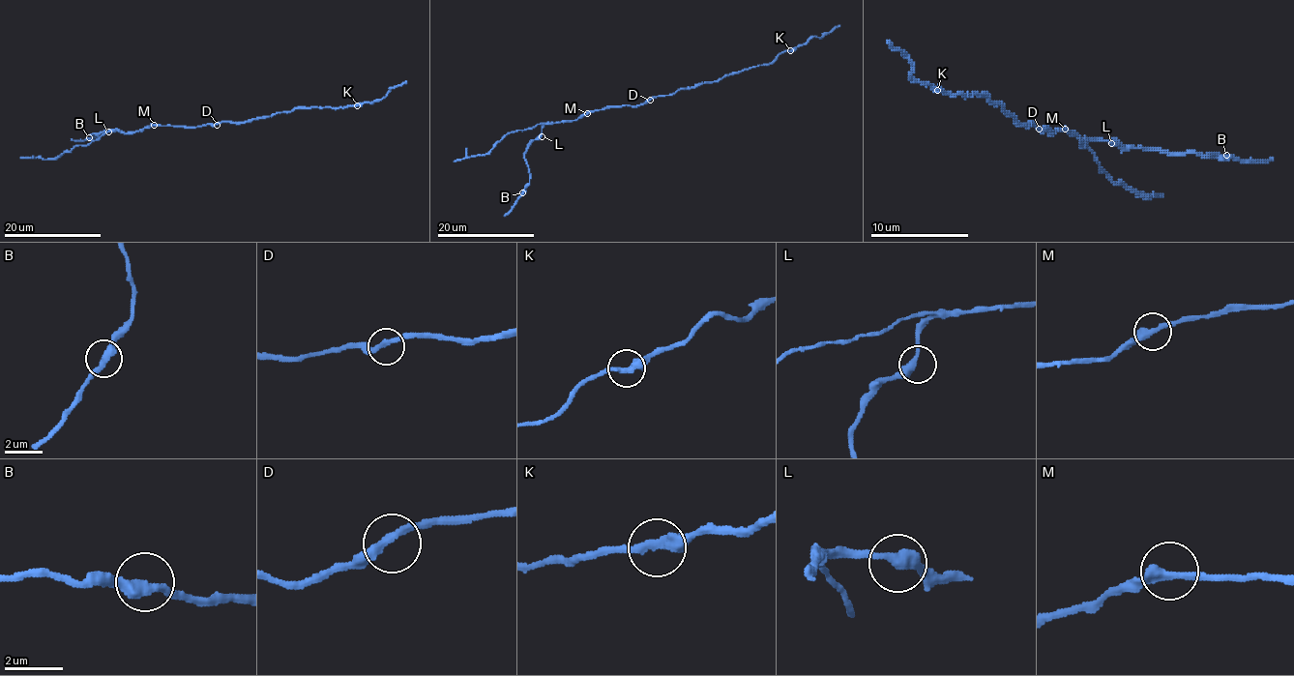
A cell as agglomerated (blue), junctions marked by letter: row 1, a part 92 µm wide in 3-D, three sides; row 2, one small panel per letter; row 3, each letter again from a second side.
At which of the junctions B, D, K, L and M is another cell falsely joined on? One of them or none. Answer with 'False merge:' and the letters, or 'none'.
False merge: none

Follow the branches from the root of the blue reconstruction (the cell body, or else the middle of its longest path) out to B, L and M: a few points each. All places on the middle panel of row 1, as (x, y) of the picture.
B: (649, 99), (635, 106), (606, 106), (589, 111), (574, 121), (545, 124), (524, 154), (529, 185), (522, 192)
L: (649, 99), (635, 106), (606, 106), (589, 111), (574, 121), (545, 124), (542, 136)
M: (649, 99), (635, 106), (606, 106), (587, 113)

